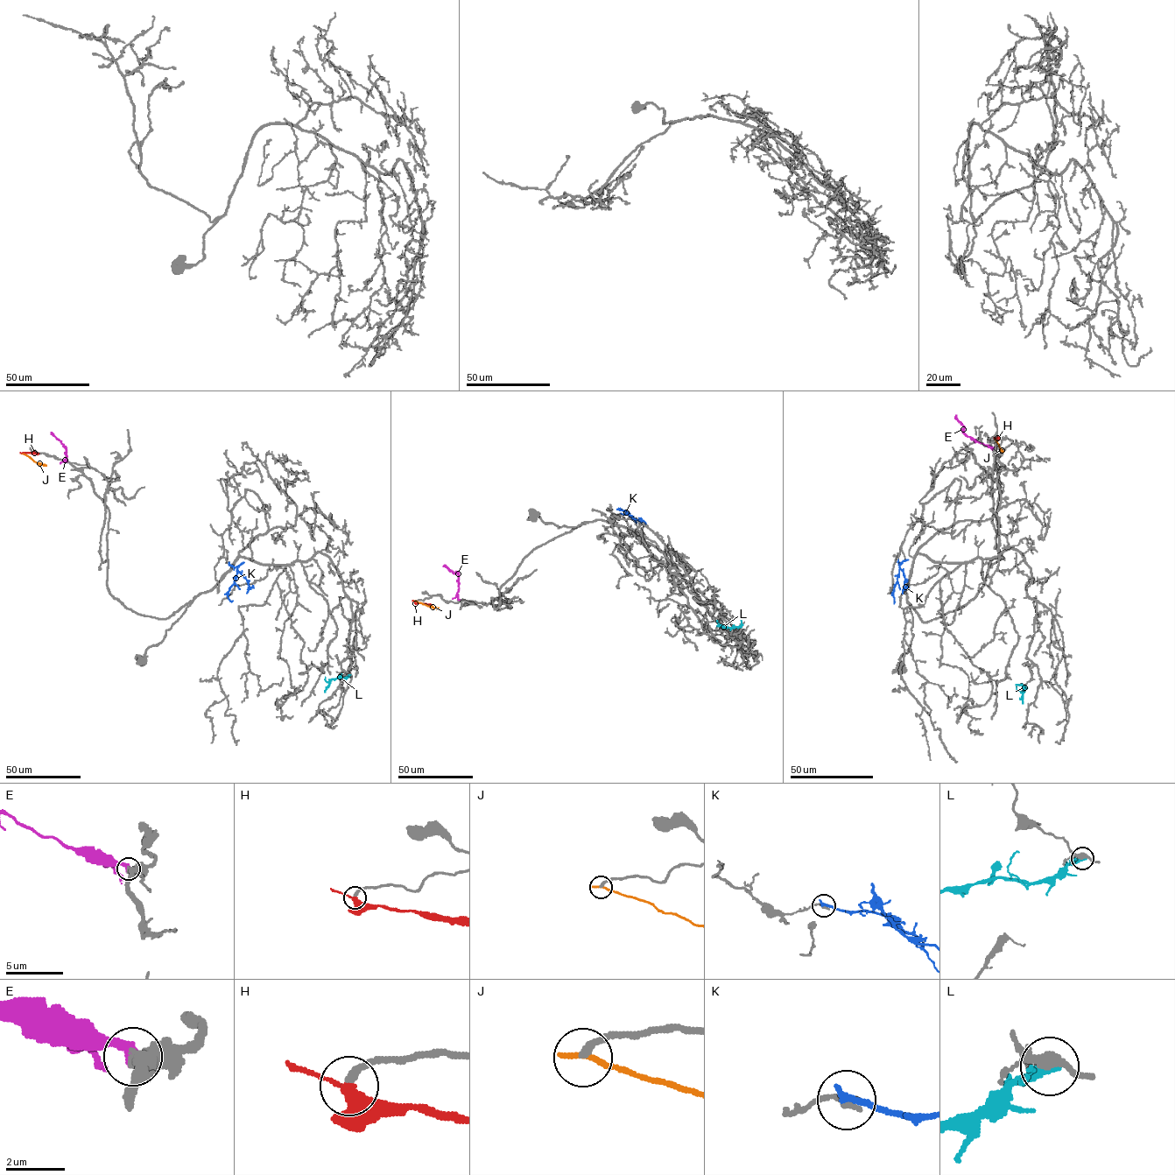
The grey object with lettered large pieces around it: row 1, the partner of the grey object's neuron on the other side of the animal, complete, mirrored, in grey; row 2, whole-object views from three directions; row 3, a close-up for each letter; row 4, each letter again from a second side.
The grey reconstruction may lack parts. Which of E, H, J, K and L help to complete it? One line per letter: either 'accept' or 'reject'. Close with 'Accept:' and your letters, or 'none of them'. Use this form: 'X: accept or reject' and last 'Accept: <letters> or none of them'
E: accept
H: accept
J: reject
K: reject
L: reject
Accept: E, H

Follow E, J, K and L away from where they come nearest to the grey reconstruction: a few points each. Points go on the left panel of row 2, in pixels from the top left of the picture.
E: (66, 461), (66, 449), (51, 432)
J: (23, 453), (46, 466)
K: (228, 564), (237, 567), (228, 597), (233, 600)
L: (350, 675), (332, 678), (324, 692)

